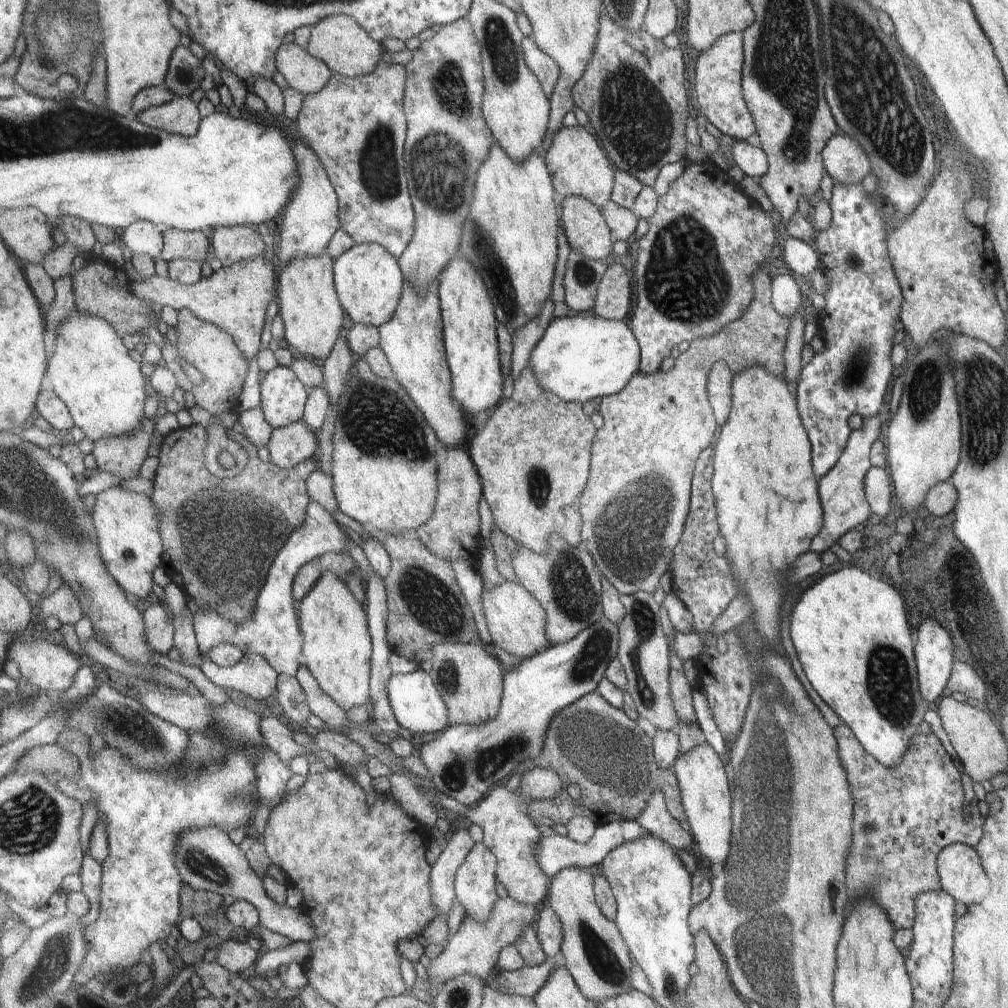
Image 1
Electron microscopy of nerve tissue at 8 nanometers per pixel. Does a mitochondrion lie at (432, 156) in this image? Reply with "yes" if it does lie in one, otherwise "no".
yes

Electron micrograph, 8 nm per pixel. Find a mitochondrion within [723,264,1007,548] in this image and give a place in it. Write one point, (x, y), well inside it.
(929, 376)

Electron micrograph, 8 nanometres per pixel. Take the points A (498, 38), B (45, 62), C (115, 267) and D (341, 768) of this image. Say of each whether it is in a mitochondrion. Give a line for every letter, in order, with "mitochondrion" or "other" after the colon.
A: mitochondrion
B: other
C: other
D: other

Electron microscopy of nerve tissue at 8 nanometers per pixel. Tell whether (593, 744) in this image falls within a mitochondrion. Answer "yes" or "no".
yes

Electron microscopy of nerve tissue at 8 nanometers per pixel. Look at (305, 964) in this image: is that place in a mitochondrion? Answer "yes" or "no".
no

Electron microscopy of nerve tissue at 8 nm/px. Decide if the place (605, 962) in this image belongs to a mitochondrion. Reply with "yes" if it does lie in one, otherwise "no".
yes

